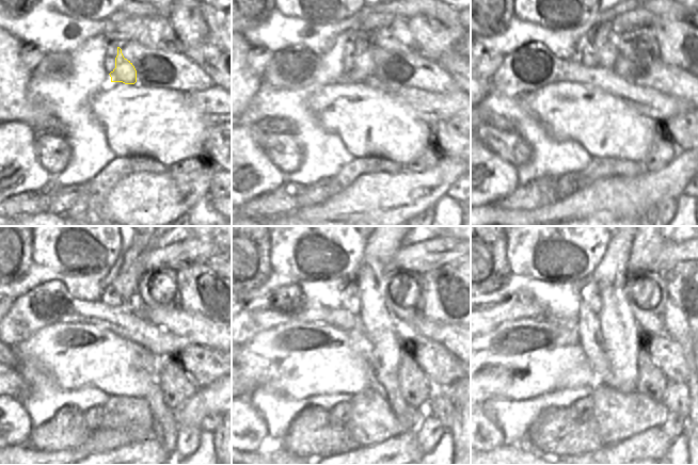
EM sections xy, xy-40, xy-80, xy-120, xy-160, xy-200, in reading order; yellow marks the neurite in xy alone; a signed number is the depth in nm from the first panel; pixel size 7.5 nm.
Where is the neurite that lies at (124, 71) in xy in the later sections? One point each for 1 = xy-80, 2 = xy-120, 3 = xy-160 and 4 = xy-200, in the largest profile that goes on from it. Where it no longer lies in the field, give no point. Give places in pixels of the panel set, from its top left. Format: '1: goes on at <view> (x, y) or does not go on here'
1: goes on at xy-80 (604, 41)
2: goes on at xy-120 (126, 283)
3: goes on at xy-160 (380, 247)
4: goes on at xy-200 (611, 273)

